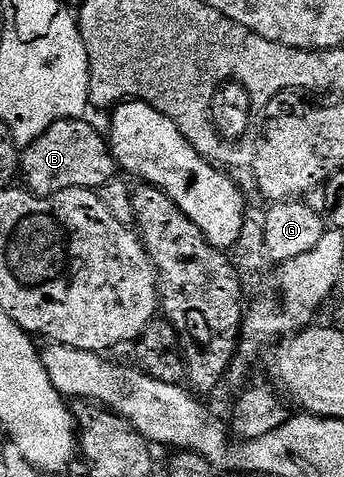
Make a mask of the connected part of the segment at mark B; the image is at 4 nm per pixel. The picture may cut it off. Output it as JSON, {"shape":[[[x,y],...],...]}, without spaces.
{"shape":[[[59,119],[42,137],[38,137],[22,151],[22,179],[28,182],[27,190],[33,195],[57,195],[66,189],[102,189],[117,174],[118,164],[112,157],[109,140],[100,136],[96,127],[91,127],[84,119]]]}

